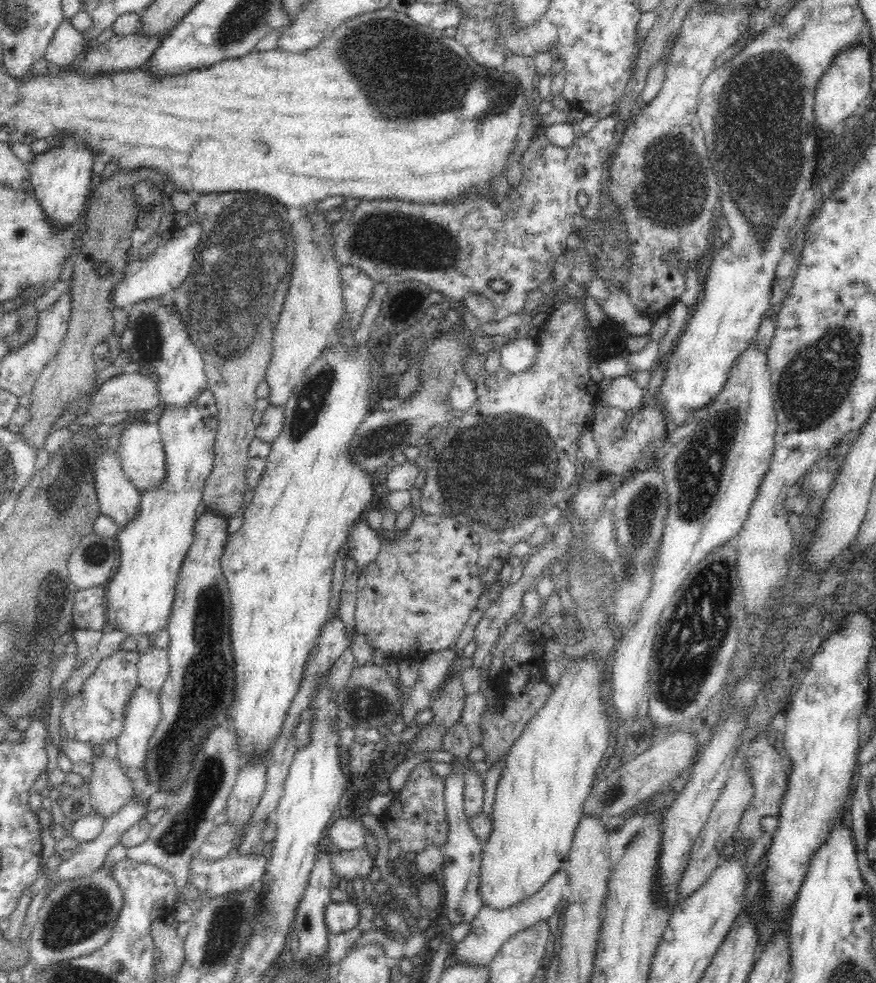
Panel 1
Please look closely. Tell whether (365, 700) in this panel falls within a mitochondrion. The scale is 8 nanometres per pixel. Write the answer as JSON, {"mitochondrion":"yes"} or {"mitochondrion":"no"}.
{"mitochondrion":"yes"}

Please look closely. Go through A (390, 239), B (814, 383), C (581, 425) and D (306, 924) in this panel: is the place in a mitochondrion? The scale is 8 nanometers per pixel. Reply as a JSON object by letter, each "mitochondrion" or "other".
{"A":"mitochondrion","B":"mitochondrion","C":"other","D":"other"}

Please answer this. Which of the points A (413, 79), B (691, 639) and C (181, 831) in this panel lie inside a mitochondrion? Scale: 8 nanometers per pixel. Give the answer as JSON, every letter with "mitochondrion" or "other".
{"A":"mitochondrion","B":"mitochondrion","C":"mitochondrion"}

